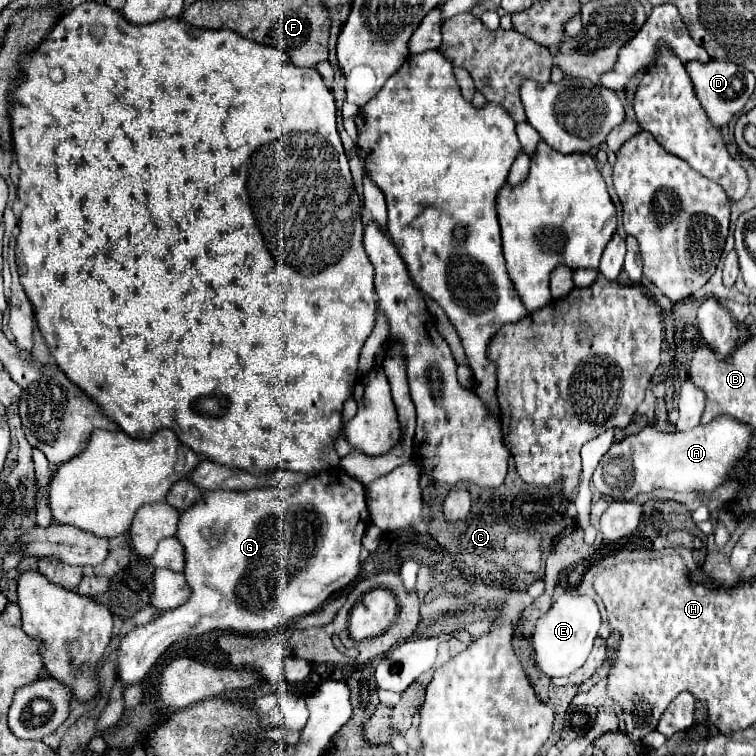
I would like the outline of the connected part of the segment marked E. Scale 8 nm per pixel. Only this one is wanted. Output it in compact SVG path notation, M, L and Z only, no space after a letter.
M562 593L554 601L550 611L538 619L536 629L532 633L532 643L534 643L534 655L536 655L538 669L544 675L548 675L550 679L568 677L570 673L574 673L578 667L584 665L586 657L590 655L592 643L598 635L600 625L602 625L602 617L600 617L598 605L592 597Z

